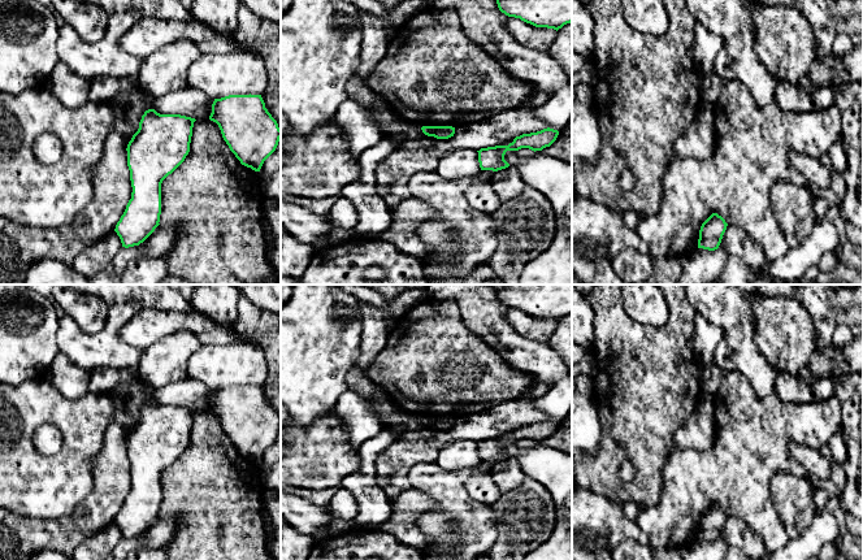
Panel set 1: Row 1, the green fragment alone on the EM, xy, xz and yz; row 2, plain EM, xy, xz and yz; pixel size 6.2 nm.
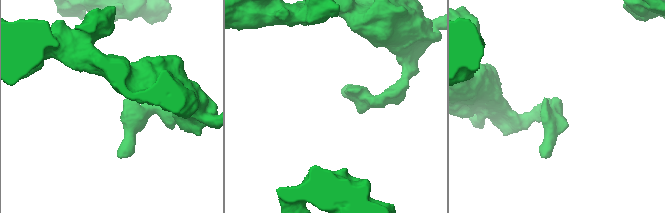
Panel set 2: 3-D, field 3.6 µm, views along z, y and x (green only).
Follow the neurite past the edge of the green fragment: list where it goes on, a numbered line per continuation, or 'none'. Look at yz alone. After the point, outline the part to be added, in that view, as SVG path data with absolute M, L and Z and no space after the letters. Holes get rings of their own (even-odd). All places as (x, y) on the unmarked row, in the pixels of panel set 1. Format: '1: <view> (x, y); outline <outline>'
none

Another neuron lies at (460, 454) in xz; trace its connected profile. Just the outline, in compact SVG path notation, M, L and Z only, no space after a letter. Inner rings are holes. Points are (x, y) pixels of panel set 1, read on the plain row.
M472 439L451 442L439 451L435 463L444 470L474 468L481 463L478 443Z

